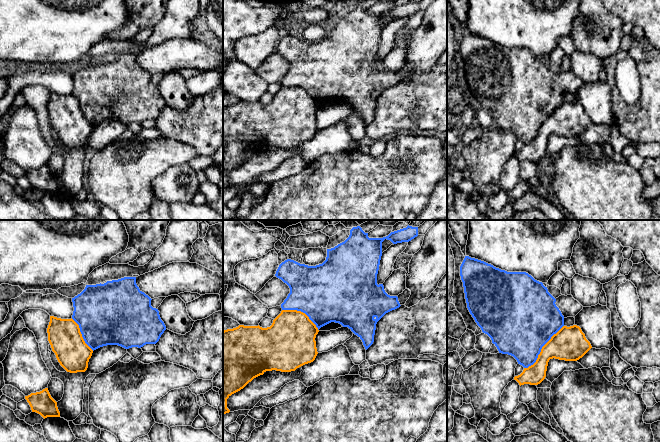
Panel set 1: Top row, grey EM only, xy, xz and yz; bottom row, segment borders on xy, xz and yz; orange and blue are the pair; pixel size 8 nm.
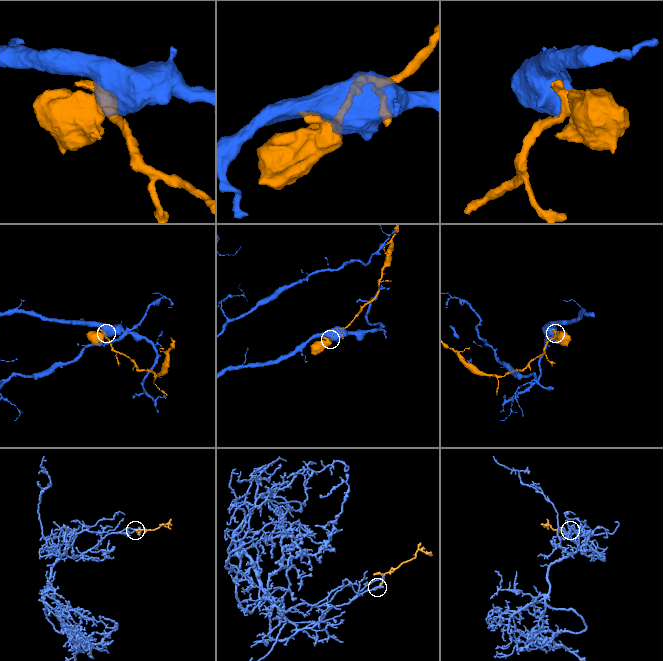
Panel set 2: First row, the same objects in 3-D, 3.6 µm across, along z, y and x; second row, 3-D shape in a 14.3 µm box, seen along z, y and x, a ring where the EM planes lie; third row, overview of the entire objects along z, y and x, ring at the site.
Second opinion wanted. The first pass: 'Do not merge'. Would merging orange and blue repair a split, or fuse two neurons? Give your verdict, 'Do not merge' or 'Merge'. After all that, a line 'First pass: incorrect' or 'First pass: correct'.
Do not merge
First pass: correct

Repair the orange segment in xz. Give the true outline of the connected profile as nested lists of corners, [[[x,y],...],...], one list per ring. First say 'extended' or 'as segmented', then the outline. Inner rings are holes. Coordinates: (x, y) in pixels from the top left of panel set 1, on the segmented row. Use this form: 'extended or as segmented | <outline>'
as segmented | [[[282,310],[273,320],[270,327],[239,325],[233,329],[223,331],[223,414],[229,413],[227,399],[243,389],[254,378],[263,375],[266,371],[291,372],[315,360],[318,352],[316,335],[319,330],[309,317],[297,310]]]

